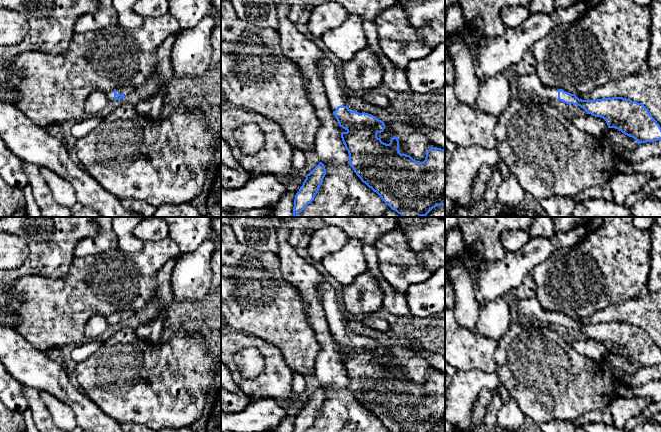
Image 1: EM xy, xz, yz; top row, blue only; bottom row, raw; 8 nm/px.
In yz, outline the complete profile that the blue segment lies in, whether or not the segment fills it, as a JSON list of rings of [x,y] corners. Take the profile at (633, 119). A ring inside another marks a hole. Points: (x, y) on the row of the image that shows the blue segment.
[[[536,73],[518,76],[519,95],[539,101],[560,100],[583,108],[587,114],[603,118],[608,128],[616,128],[634,138],[638,145],[661,140],[661,127],[642,104],[623,97],[582,100],[575,94],[542,83]]]

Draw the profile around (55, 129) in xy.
[[[52,123],[43,128],[48,134],[50,134],[54,138],[58,139],[65,146],[65,148],[68,149],[69,152],[71,152],[71,146],[68,146],[65,143],[63,130],[62,130],[62,123]]]

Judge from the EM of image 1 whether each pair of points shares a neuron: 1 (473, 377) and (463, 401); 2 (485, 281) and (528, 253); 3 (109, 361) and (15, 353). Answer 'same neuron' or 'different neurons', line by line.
1: same neuron
2: same neuron
3: different neurons

